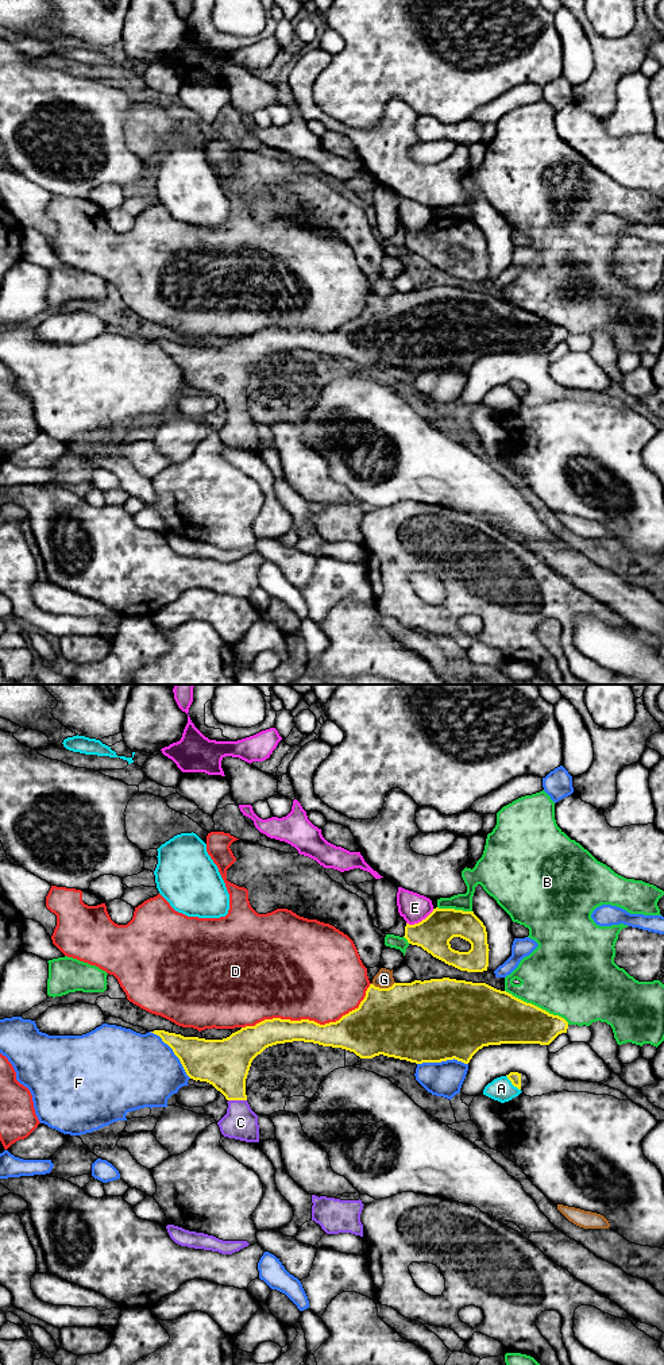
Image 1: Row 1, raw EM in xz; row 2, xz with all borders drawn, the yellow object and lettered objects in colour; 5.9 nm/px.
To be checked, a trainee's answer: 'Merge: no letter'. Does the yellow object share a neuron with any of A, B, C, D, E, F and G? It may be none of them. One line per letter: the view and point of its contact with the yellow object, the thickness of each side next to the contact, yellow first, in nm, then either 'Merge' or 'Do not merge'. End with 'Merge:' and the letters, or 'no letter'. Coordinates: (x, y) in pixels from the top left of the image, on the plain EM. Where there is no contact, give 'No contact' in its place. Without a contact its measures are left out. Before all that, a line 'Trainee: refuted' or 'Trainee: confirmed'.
Trainee: refuted
A: Touches yellow at xz (512, 392). Thickness 70 nm (yellow) against 140 nm. Do not merge
B: Touches yellow at xz (536, 315). Thickness 320 nm (yellow) against 480 nm. Do not merge
C: Touches yellow at xz (238, 408). Thickness 280 nm (yellow) against 200 nm. Merge
D: Touches yellow at xz (311, 330). Thickness 220 nm (yellow) against 480 nm. Do not merge
E: Touches yellow at xz (421, 230). Thickness 200 nm (yellow) against 170 nm. Do not merge
F: Touches yellow at xz (174, 362). Thickness 260 nm (yellow) against 440 nm. Do not merge
G: Touches yellow at xz (382, 297). Thickness 460 nm (yellow) against 110 nm. Do not merge
Merge: C

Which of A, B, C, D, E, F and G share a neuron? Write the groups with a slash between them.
A / B / C / D / E / F / G

